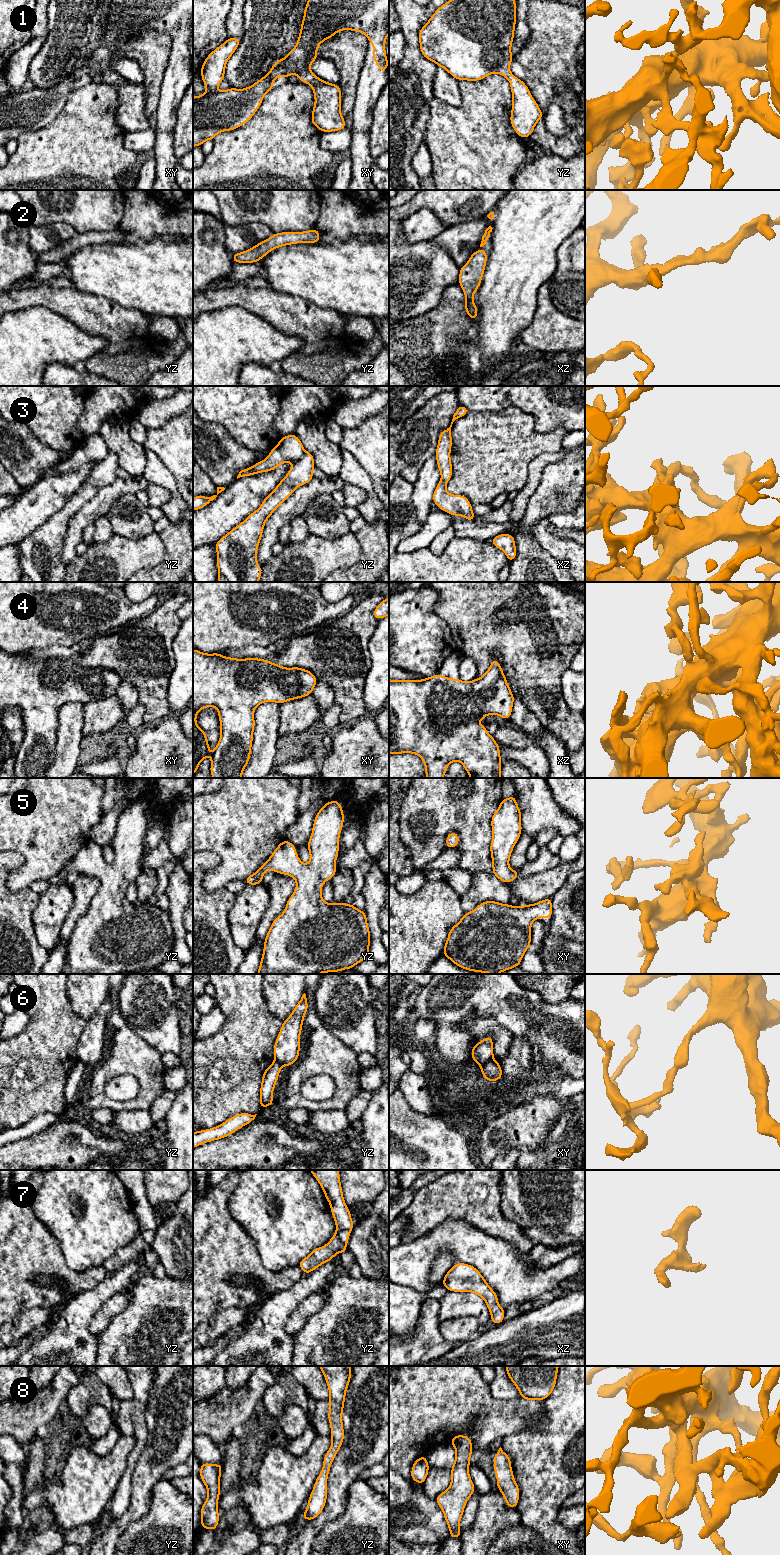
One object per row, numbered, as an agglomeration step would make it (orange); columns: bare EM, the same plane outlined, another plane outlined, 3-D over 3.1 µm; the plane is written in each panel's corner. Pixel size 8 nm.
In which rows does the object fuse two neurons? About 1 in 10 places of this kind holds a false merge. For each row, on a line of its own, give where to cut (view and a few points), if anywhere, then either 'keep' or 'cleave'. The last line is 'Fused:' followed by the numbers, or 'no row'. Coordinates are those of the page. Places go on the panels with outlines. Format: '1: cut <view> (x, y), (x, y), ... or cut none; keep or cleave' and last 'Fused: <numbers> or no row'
1: cut none; keep
2: cut none; keep
3: cut none; keep
4: cut none; keep
5: cut none; keep
6: cut xy (493, 1059), (480, 1066); cleave
7: cut none; keep
8: cut none; keep
Fused: 6

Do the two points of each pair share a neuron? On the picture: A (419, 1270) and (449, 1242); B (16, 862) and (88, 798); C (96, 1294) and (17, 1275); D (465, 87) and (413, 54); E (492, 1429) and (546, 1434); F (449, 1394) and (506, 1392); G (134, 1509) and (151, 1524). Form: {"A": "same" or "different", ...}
{"A": "same", "B": "different", "C": "different", "D": "different", "E": "different", "F": "different", "G": "different"}

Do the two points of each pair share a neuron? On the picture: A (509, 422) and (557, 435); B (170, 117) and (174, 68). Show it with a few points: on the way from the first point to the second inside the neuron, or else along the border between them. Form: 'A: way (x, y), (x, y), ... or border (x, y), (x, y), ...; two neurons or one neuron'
A: way (521, 434), (525, 438), (545, 438); one neuron
B: way (170, 105), (174, 80); one neuron

